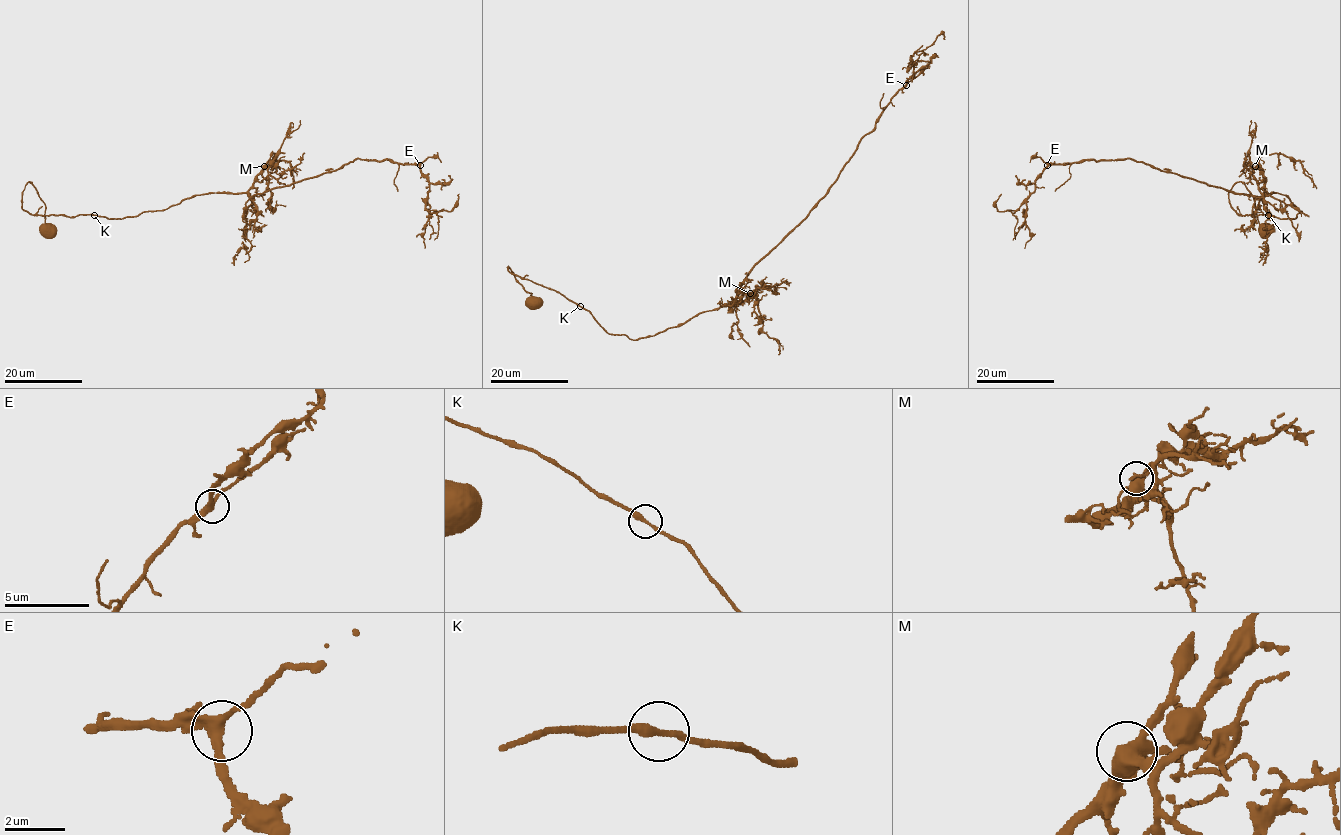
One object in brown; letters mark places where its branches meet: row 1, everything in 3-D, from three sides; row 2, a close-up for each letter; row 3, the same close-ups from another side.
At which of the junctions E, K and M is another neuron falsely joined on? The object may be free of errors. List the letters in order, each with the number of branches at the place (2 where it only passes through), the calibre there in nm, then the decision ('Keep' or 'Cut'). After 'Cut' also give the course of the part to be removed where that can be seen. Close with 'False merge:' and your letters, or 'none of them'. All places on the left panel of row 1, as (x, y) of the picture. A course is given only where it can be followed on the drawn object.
E: Branches: 3. Thickness 320 nm. Keep
K: Branches: 2. Thickness 260 nm. Keep
M: Branches: 2. Thickness 480 nm. Keep
False merge: none of them

